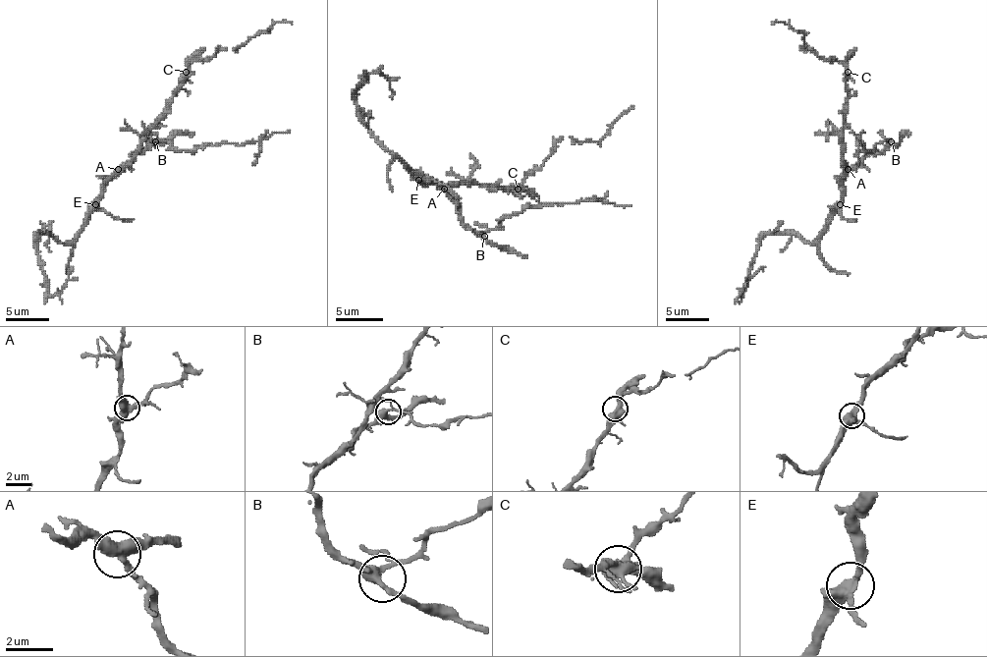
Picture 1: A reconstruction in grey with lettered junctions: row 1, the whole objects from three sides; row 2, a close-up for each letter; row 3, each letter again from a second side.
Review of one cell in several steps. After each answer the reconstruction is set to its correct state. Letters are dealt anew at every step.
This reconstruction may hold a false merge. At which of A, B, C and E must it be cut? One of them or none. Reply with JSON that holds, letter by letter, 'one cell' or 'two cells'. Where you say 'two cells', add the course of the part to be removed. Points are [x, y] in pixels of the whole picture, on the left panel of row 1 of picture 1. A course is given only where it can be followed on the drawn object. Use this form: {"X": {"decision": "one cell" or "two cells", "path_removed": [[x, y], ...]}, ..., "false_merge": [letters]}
{"A": {"decision": "one cell"}, "B": {"decision": "one cell"}, "C": {"decision": "one cell"}, "E": {"decision": "one cell"}, "false_merge": []}

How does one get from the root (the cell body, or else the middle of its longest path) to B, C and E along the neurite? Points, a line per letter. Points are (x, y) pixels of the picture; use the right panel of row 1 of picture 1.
B: (843, 169), (851, 169), (867, 156), (878, 154), (891, 141)
C: (843, 169), (843, 108), (848, 97), (848, 72)
E: (843, 169), (843, 199), (839, 204)

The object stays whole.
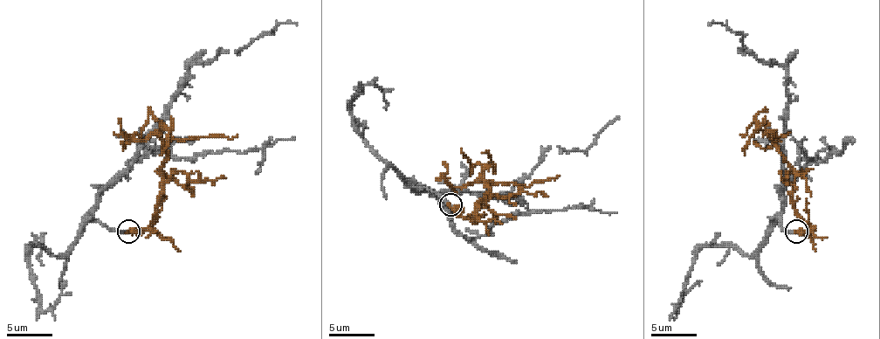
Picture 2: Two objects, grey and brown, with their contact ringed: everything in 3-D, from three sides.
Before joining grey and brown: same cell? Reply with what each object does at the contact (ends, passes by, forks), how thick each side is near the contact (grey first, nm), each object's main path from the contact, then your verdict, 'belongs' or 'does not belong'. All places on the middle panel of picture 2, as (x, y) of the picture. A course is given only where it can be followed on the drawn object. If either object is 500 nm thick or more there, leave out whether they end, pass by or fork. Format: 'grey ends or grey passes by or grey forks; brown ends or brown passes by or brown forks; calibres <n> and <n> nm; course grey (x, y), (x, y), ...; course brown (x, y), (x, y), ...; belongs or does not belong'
grey ends; brown passes by; calibres 240 and 300 nm; course grey (450, 205), (422, 187), (415, 190), (493, 197), (509, 191), (550, 146), (584, 150), (619, 116); course brown (450, 205), (470, 219), (482, 201), (484, 203), (491, 183), (530, 187), (560, 176); does not belong

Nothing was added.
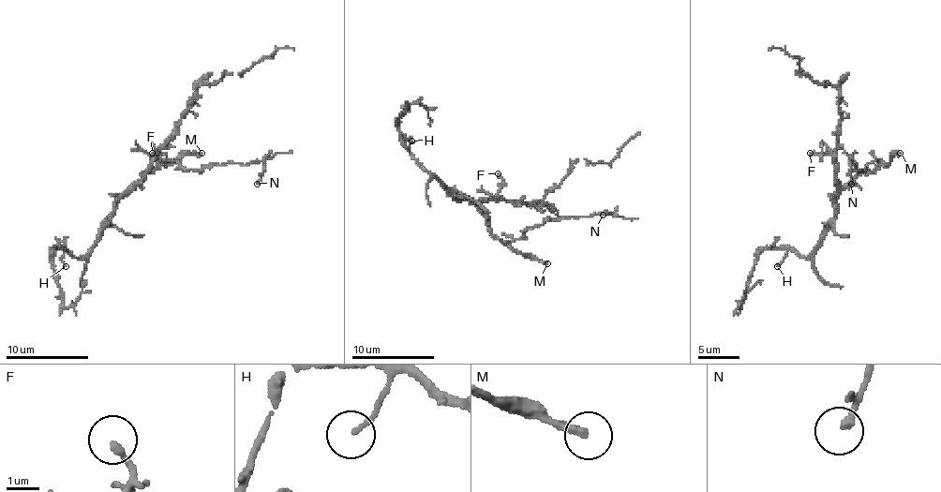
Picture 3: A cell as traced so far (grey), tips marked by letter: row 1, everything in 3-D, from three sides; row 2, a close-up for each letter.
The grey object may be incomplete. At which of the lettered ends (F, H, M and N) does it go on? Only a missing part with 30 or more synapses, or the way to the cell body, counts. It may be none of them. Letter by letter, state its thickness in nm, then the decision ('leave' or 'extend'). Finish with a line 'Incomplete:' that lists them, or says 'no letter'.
F: calibre 260 nm; leave
H: calibre 120 nm; leave
M: calibre 300 nm; extend
N: calibre 140 nm; leave
Incomplete: M

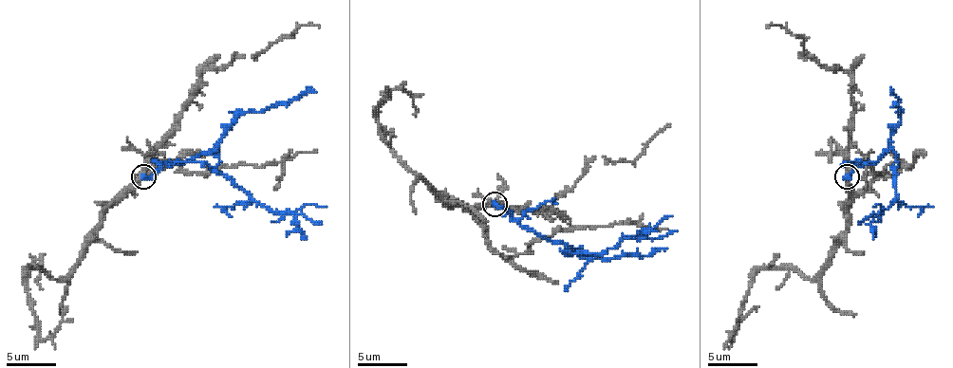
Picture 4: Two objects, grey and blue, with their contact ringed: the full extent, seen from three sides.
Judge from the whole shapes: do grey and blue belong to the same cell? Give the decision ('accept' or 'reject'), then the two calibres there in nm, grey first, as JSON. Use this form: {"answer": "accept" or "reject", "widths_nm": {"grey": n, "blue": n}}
{"answer": "reject", "widths_nm": {"grey": 280, "blue": 340}}

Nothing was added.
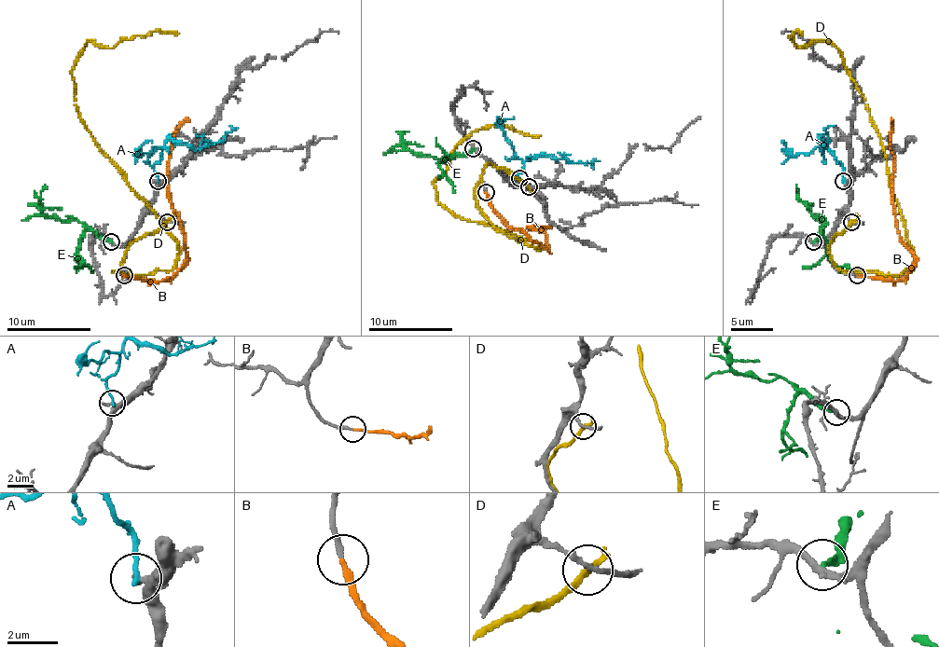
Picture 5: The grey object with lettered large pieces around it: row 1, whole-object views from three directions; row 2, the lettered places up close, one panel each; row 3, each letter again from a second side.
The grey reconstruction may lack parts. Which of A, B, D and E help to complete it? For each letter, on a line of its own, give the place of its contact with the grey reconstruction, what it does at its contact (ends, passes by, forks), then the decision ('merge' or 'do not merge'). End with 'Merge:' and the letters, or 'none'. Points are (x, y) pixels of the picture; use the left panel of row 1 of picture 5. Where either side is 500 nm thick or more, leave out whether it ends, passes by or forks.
A: contact (158, 181); it ends; do not merge
B: contact (124, 275); it ends; merge
D: contact (167, 222); it passes by; do not merge
E: contact (111, 241); it ends; do not merge
Merge: B

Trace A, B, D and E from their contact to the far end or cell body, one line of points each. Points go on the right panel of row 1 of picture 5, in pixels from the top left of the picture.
A: (842, 180), (842, 165), (821, 140), (823, 148), (828, 143), (825, 130), (834, 126)
B: (857, 274), (901, 281), (914, 262), (914, 252), (901, 239), (892, 207), (892, 119)
D: (850, 222), (830, 249), (838, 268), (914, 266), (850, 71), (825, 42), (796, 48), (790, 35), (800, 34)
E: (813, 240), (820, 237), (823, 220), (817, 218), (798, 197), (796, 185)

